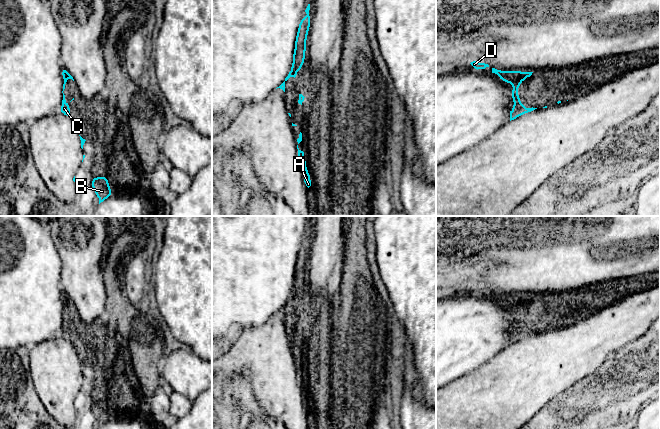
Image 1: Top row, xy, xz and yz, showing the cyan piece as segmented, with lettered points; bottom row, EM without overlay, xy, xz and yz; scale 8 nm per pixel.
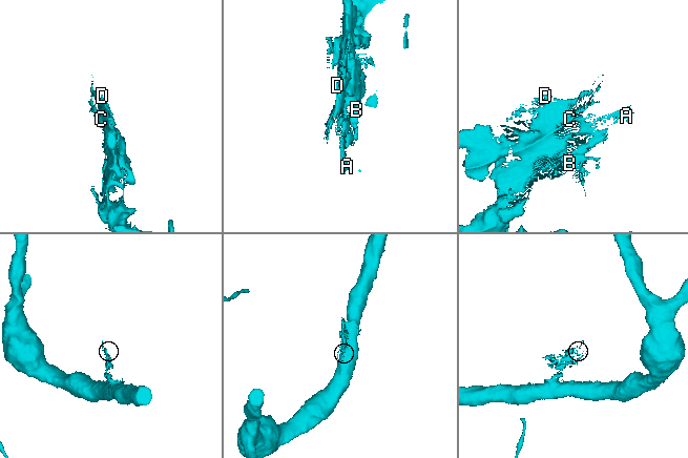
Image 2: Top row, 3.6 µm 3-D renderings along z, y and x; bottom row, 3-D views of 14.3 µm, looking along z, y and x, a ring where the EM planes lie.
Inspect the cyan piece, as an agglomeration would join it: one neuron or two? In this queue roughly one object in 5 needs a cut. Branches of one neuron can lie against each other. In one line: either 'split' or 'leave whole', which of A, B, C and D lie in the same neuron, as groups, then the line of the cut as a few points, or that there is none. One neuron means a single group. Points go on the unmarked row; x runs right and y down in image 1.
leave whole; A B C D; no cut

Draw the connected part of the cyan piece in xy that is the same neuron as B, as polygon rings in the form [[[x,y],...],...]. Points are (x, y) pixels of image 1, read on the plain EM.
[[[99,400],[97,402],[92,401],[91,411],[99,423],[99,428],[113,418],[109,410],[108,401],[105,400]]]

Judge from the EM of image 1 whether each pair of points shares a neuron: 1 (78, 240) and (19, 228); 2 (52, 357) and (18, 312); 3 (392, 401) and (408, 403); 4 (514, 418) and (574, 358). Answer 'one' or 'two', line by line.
1: two
2: two
3: two
4: one

